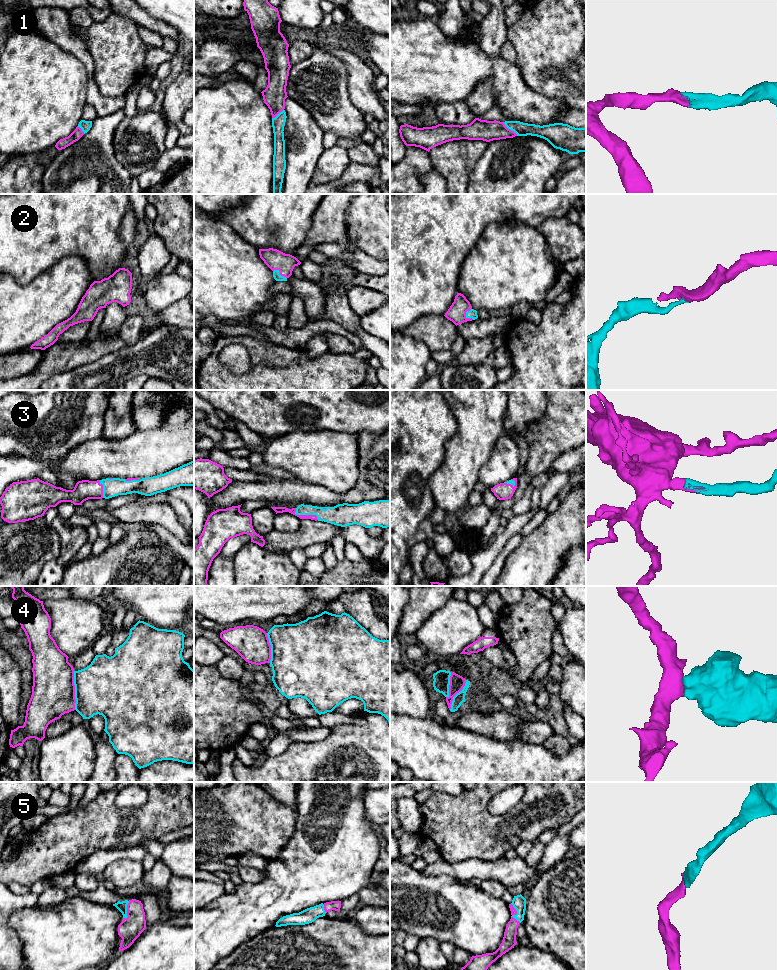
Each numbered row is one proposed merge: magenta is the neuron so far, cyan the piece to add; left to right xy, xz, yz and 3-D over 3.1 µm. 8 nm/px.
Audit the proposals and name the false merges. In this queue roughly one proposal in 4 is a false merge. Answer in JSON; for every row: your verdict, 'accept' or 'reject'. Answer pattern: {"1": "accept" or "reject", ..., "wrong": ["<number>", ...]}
{"1": "accept", "2": "accept", "3": "accept", "4": "accept", "5": "accept", "wrong": []}

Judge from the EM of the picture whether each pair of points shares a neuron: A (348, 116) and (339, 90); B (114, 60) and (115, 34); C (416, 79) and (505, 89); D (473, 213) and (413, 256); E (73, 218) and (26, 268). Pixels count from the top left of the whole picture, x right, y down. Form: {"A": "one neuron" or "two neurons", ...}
{"A": "one neuron", "B": "one neuron", "C": "one neuron", "D": "one neuron", "E": "one neuron"}

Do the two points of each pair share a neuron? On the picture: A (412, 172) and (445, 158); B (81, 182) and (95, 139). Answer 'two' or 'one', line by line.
A: two
B: one

